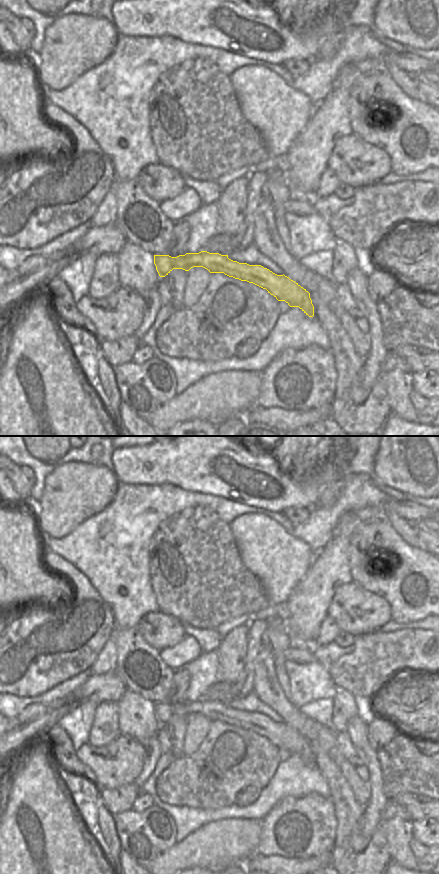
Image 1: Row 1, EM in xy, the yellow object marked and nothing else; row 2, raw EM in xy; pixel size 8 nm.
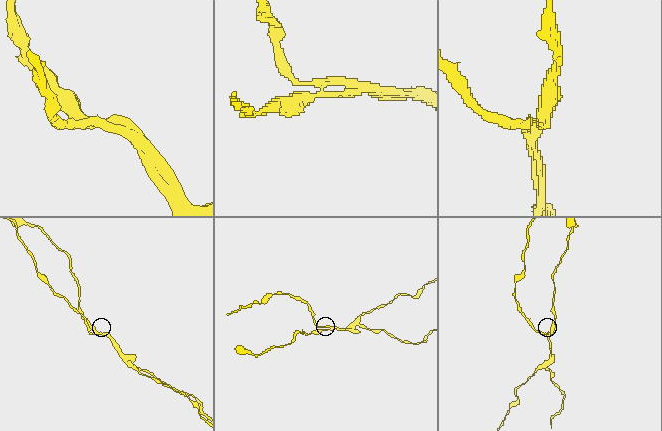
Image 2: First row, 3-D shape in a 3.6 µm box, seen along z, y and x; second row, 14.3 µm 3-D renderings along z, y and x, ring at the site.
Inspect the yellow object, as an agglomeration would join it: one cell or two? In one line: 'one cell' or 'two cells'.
two cells

